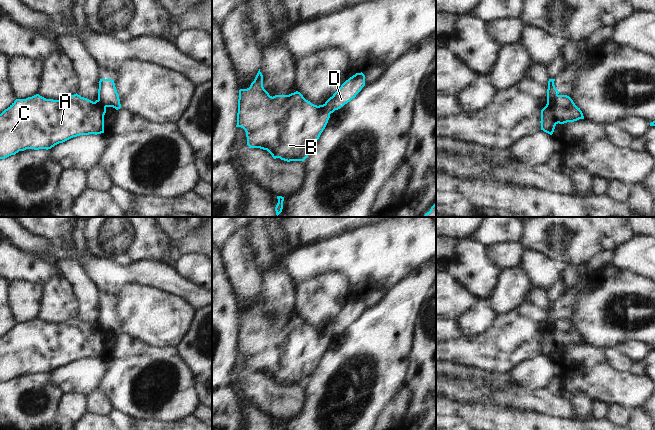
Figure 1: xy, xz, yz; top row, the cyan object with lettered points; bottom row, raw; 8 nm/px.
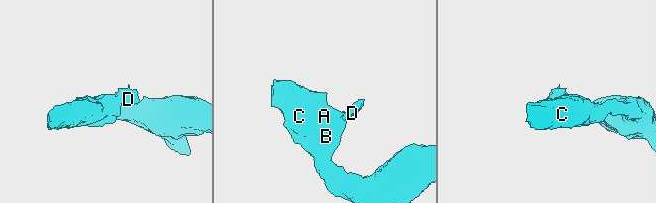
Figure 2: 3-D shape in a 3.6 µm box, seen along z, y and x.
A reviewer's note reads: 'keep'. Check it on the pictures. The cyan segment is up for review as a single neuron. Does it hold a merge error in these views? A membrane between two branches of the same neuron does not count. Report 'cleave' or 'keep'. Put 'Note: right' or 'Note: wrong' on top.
Note: wrong
cleave

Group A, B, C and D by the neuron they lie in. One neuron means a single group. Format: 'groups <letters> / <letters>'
groups A B C / D

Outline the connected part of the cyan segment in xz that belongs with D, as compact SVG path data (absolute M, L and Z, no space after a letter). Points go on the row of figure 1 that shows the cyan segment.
M356 73L346 80L341 87L323 105L324 110L331 114L350 102L365 86L365 75Z

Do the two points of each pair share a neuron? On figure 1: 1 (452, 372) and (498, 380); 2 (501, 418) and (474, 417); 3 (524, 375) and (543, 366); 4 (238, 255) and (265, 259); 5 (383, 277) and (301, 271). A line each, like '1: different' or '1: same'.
1: same
2: same
3: same
4: different
5: same

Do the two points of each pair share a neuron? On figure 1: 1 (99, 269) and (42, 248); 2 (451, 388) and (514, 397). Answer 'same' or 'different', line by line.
1: same
2: same

